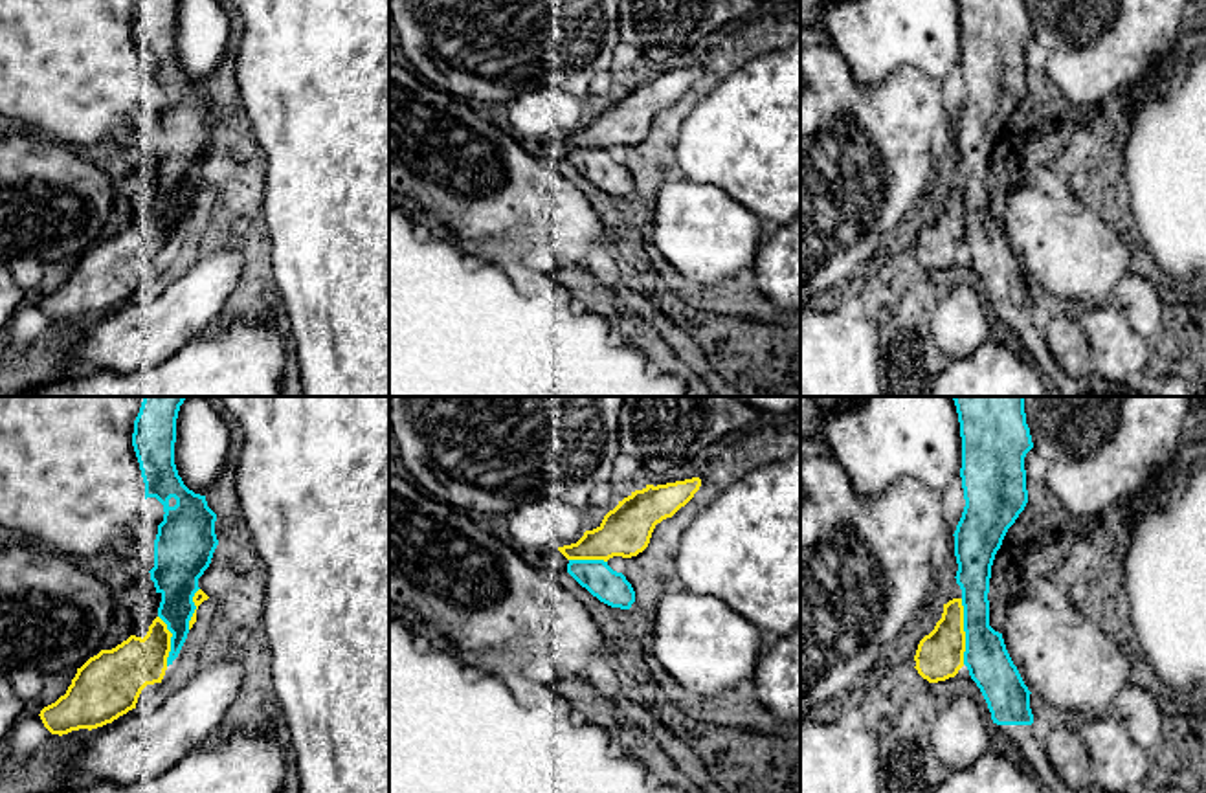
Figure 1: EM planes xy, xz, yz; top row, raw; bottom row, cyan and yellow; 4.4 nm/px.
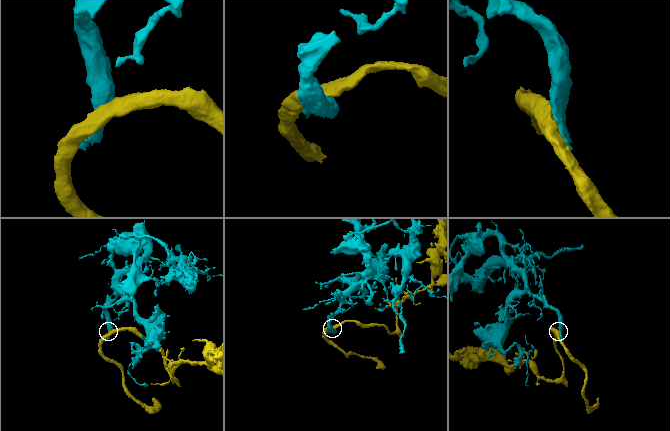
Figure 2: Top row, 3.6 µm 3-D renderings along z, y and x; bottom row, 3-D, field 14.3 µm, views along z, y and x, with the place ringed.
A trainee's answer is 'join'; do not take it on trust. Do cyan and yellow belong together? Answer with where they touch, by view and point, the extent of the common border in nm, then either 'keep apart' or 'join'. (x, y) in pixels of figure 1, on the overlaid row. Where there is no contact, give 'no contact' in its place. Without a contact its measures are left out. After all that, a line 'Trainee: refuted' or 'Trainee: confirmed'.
yz (964, 630) | 280 nm | join
Trainee: confirmed

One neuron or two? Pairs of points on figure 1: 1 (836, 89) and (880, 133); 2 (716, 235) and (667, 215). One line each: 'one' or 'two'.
1: one
2: one

